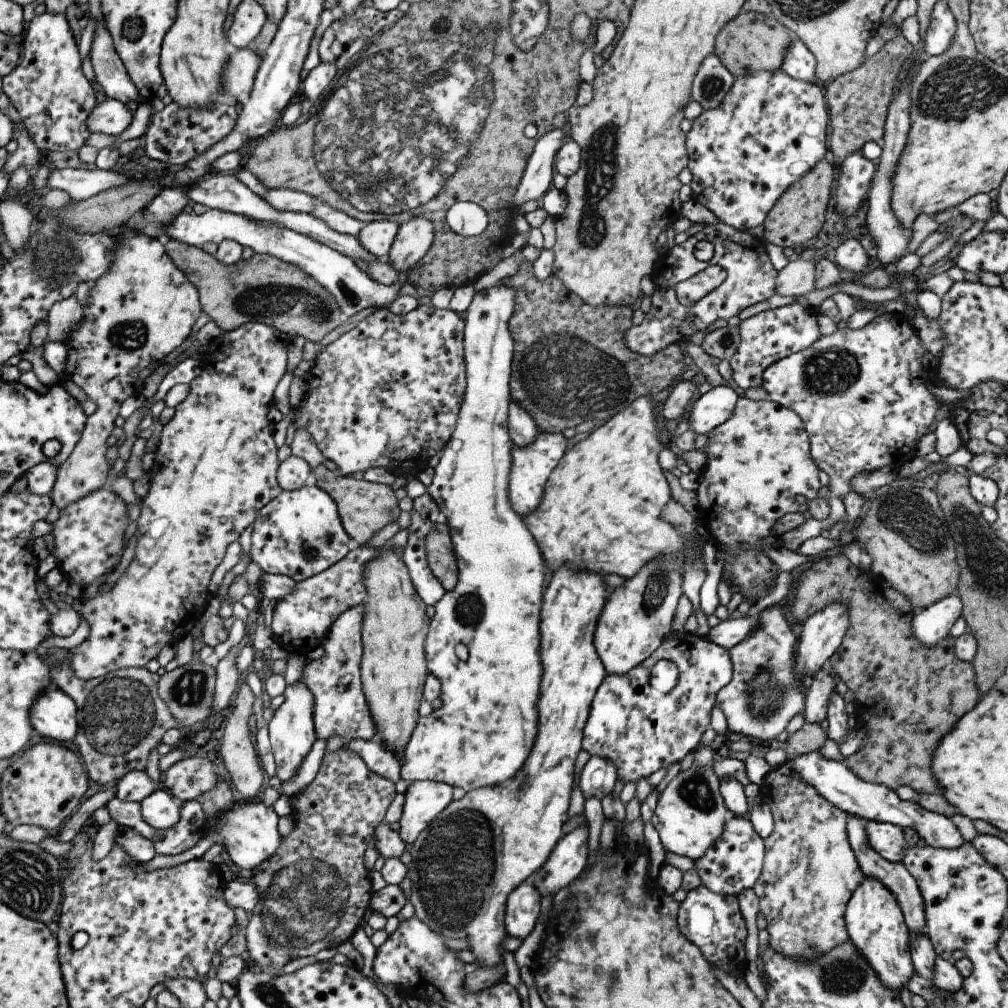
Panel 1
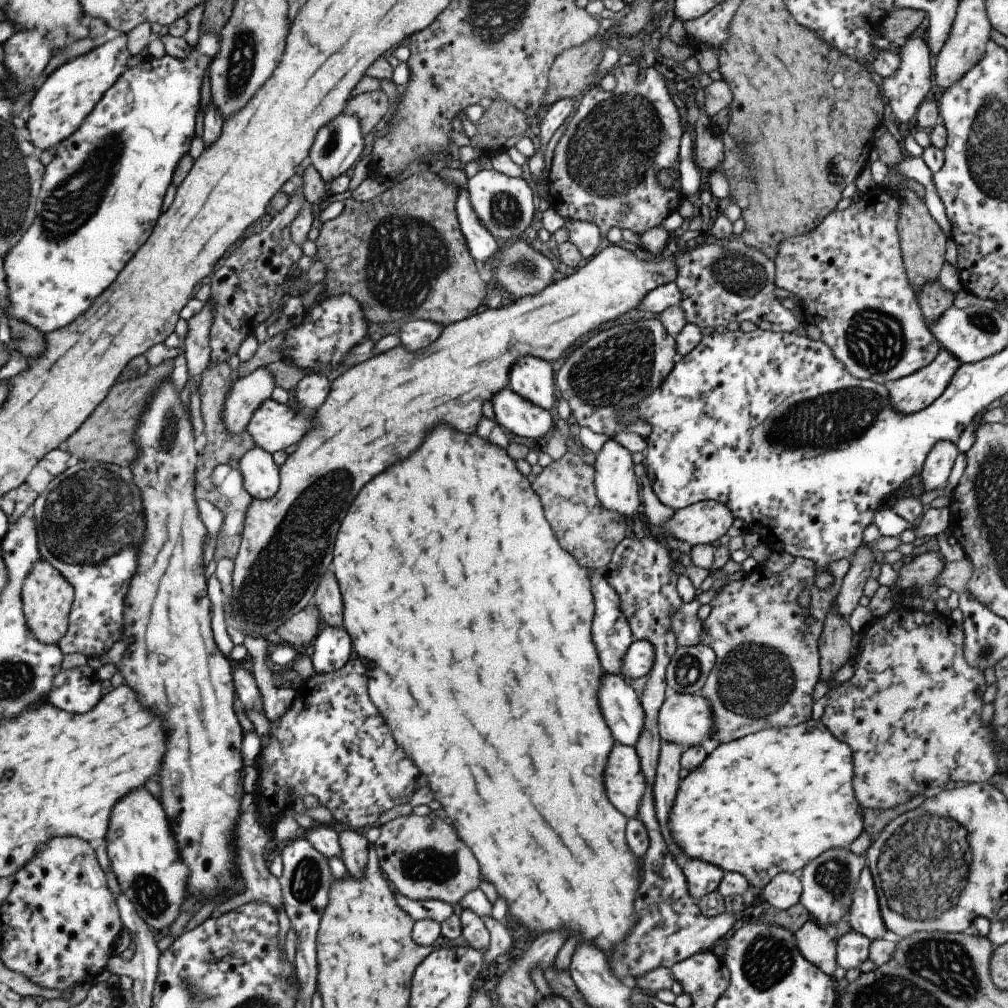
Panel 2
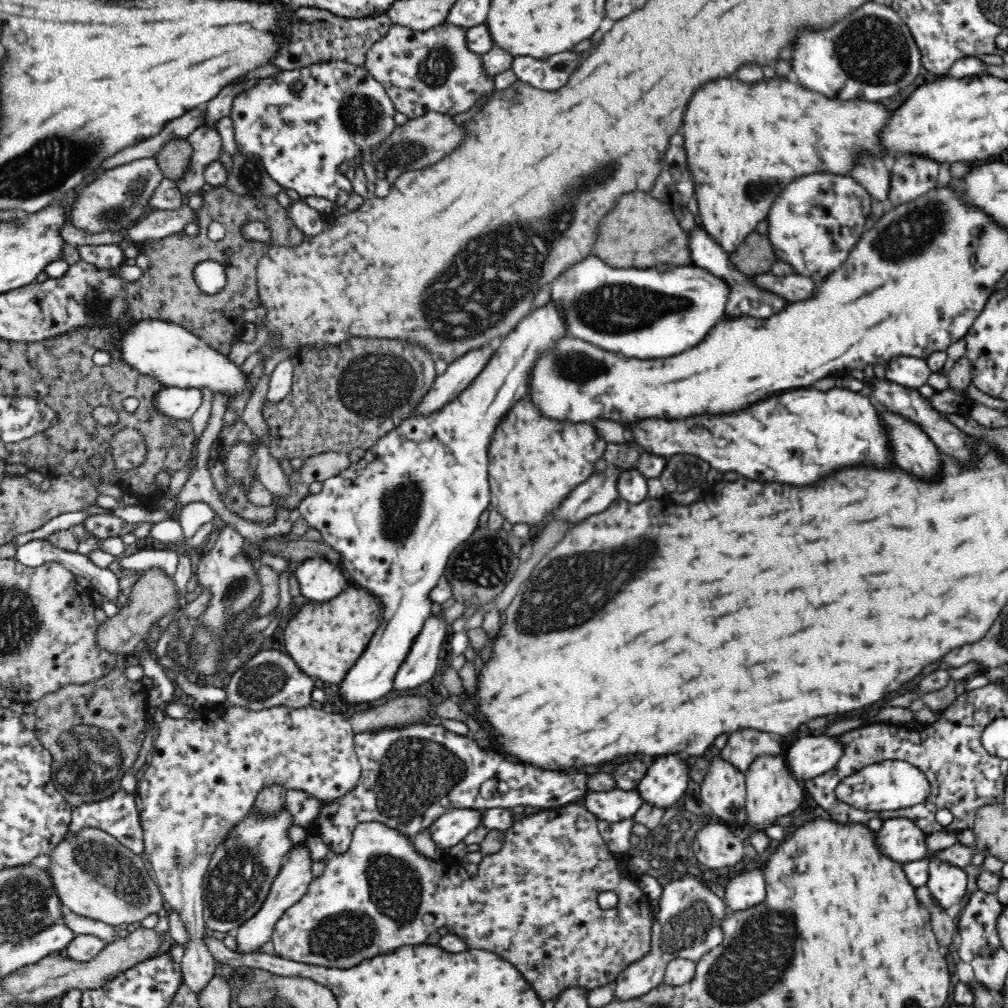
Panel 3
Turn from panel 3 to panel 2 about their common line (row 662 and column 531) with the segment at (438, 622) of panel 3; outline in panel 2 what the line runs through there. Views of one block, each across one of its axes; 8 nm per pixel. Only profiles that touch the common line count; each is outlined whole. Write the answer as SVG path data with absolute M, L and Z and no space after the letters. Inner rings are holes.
M509 386L491 398L495 419L509 435L540 438L552 428L552 414L517 395Z

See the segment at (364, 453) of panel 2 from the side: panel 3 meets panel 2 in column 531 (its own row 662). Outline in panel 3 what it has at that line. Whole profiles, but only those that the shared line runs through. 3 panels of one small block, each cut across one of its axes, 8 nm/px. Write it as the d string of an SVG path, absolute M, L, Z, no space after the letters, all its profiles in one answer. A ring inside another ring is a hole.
M346 587L332 600L303 605L285 628L288 655L306 674L321 683L339 685L360 658L382 622L382 605L364 588Z

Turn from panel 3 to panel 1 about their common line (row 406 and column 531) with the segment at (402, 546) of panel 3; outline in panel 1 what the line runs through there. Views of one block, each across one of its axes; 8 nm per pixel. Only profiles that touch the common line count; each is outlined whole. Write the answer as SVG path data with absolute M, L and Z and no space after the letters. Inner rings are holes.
M538 428L536 438L524 448L512 445L512 466L507 486L508 498L514 512L521 517L528 513L534 513L544 494L544 487L548 482L550 473L556 468L560 459L564 456L568 446L568 439L561 432L548 432Z

